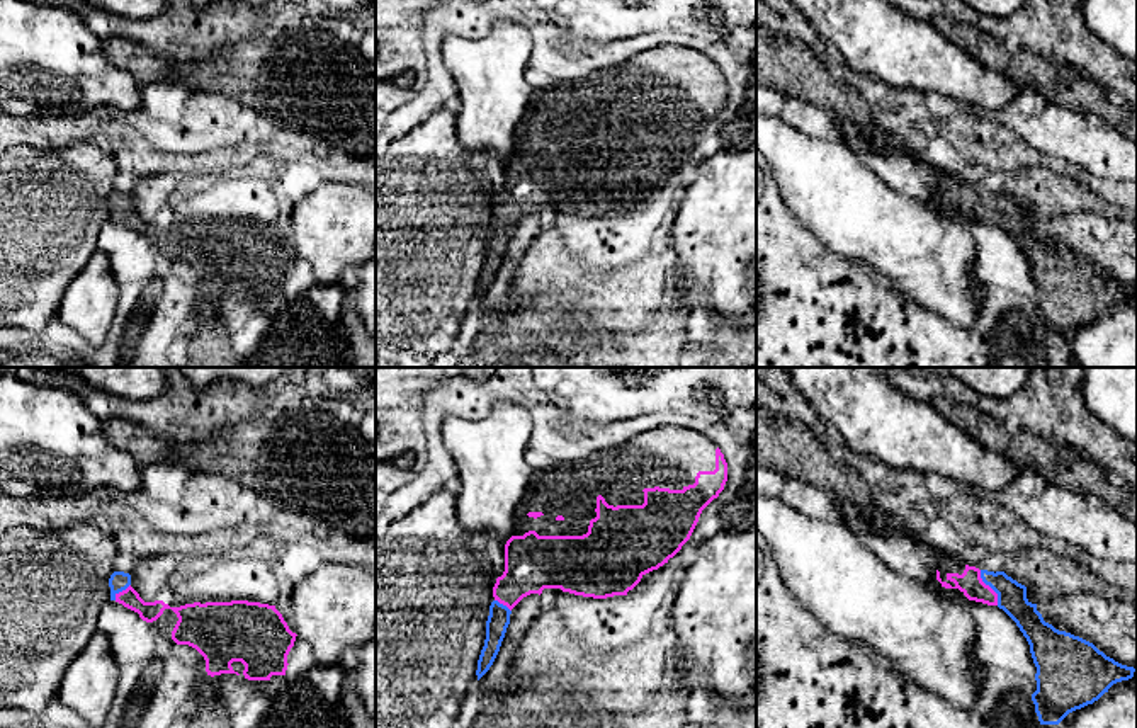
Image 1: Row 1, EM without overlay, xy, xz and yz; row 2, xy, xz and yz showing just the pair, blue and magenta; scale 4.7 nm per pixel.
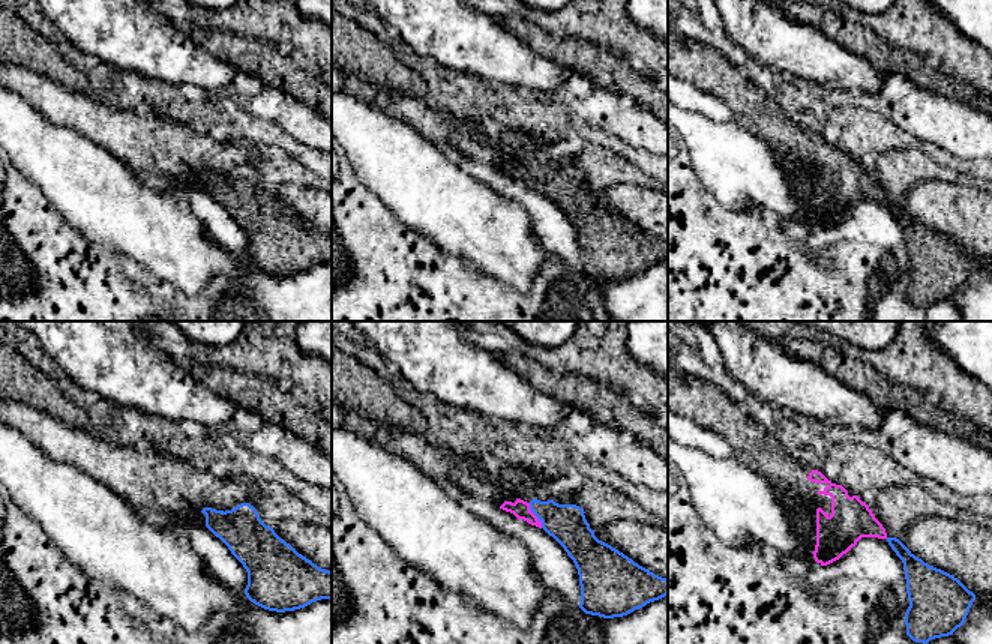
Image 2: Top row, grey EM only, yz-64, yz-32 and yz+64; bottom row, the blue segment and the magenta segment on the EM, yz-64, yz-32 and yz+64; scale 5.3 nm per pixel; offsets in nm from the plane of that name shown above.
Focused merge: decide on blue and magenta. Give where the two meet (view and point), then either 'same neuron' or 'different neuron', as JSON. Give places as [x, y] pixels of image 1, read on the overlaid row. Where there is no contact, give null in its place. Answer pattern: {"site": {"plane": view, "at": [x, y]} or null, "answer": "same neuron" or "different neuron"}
{"site": {"plane": "yz", "at": [989, 585]}, "answer": "same neuron"}

